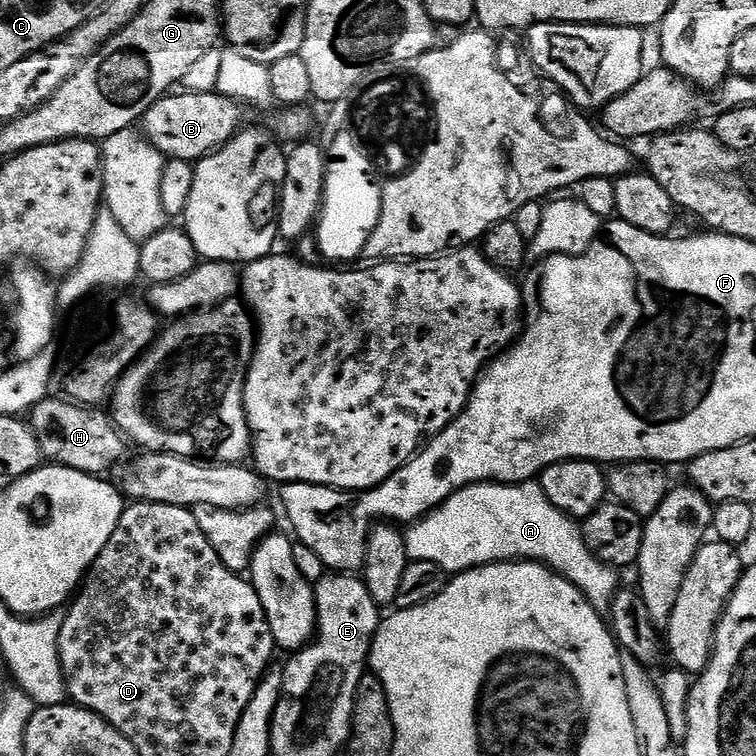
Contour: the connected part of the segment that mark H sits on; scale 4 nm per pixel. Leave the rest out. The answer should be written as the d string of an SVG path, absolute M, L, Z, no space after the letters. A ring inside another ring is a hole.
M49 398L38 402L32 407L30 413L30 423L40 443L43 459L52 464L60 464L63 468L73 468L79 472L86 472L89 476L103 477L105 474L108 474L104 472L110 471L124 456L126 440L120 429L112 423L107 411L96 412L100 410L93 410L88 406L74 404L67 398L59 399Z

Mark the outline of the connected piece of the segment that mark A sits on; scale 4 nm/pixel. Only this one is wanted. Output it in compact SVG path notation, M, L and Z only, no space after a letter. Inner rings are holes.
M485 482L472 484L469 488L460 488L439 508L415 521L407 529L404 541L409 561L429 560L442 566L449 574L466 572L470 568L479 568L482 564L519 559L535 560L537 564L544 564L562 578L569 580L601 614L607 613L612 599L621 587L620 580L616 577L619 576L617 569L606 566L601 560L594 558L594 554L590 554L581 525L571 516L562 514L562 510L558 510L558 506L554 506L554 502L546 498L546 494L536 482L526 484Z

